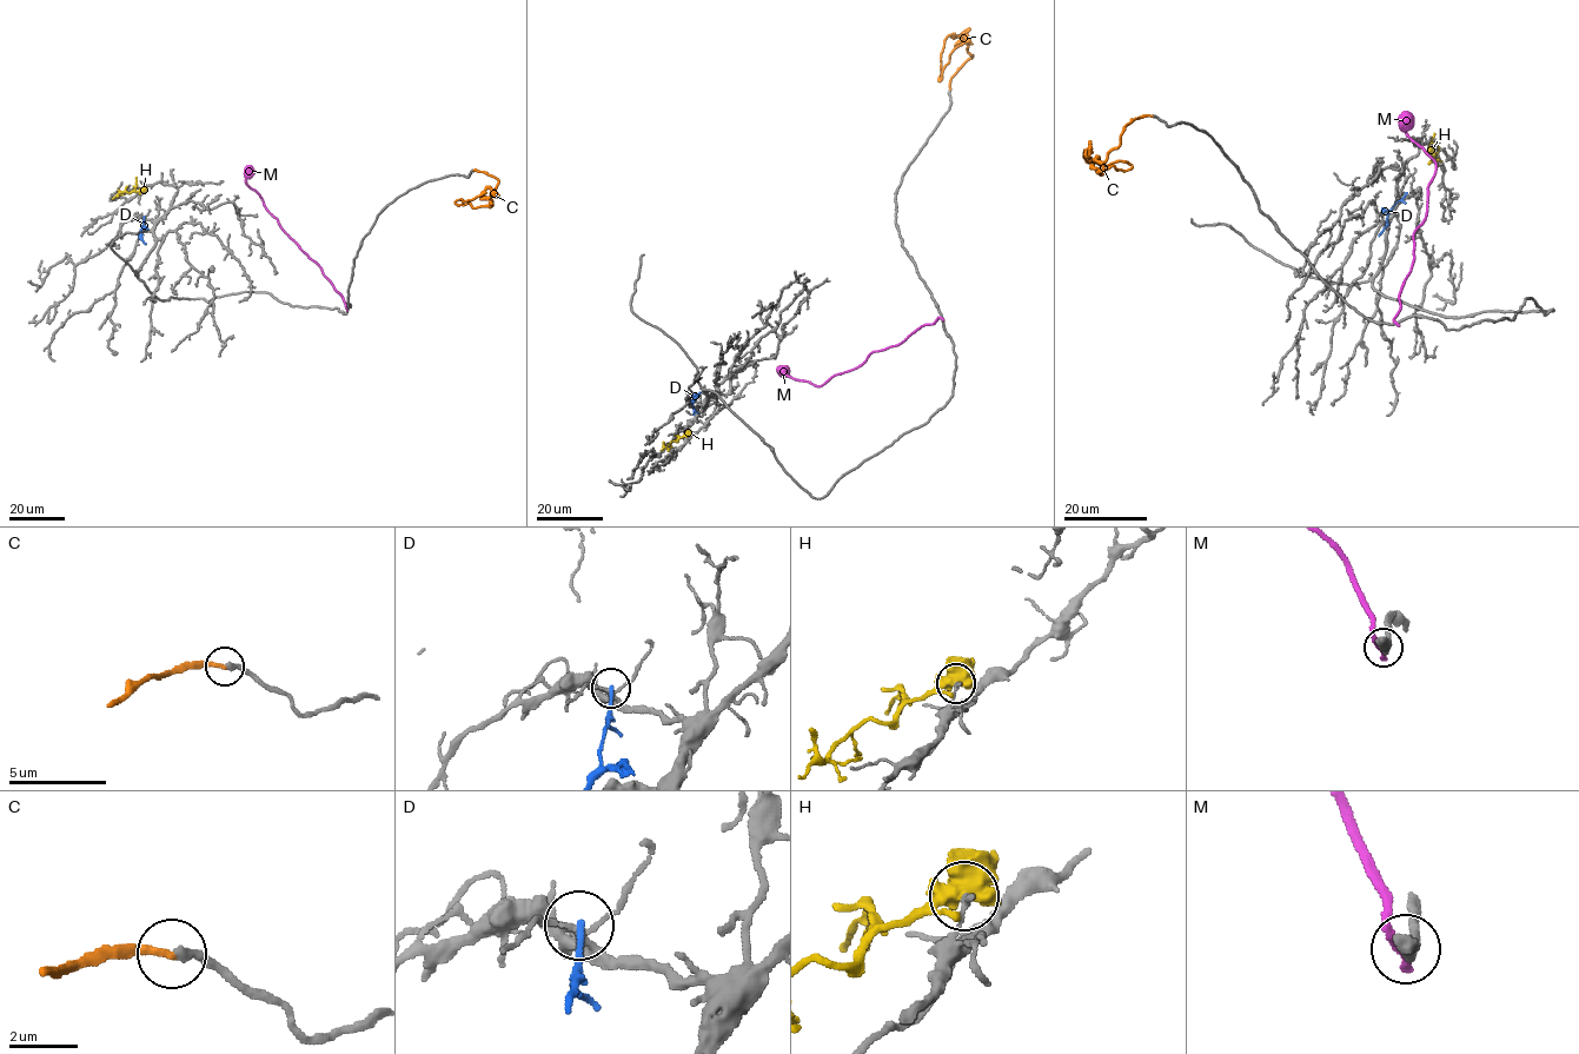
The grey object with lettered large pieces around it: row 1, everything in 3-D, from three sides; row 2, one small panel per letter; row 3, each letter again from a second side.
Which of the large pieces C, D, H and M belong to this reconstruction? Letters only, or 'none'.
C

